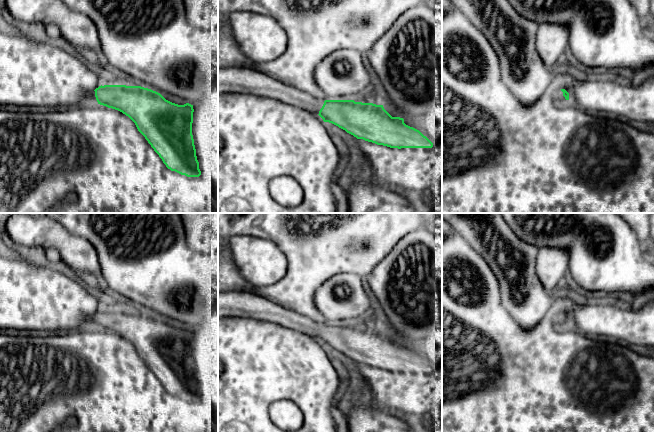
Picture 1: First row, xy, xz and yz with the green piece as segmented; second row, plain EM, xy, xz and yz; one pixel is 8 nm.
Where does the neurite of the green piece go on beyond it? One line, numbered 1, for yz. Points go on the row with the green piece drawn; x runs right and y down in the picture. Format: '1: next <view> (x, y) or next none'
1: next yz (558, 97)

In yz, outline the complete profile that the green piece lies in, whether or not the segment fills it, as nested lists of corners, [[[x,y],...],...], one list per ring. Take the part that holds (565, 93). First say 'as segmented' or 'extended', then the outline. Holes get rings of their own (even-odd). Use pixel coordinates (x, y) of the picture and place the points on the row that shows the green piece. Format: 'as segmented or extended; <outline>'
extended; [[[559,89],[552,94],[556,103],[564,103],[569,100],[569,93],[565,89]]]

